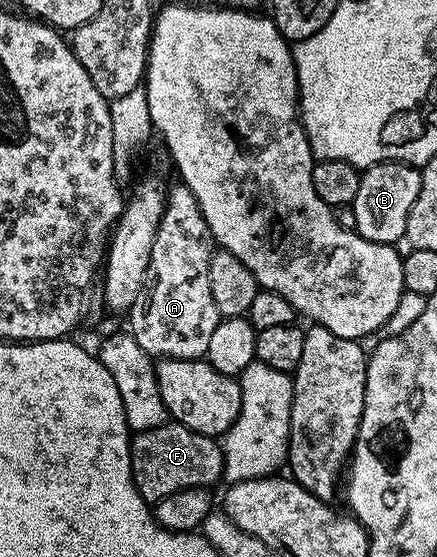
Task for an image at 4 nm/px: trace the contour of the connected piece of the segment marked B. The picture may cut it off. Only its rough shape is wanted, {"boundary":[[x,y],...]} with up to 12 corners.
{"boundary":[[381,161],[361,170],[356,231],[401,242],[421,168]]}

